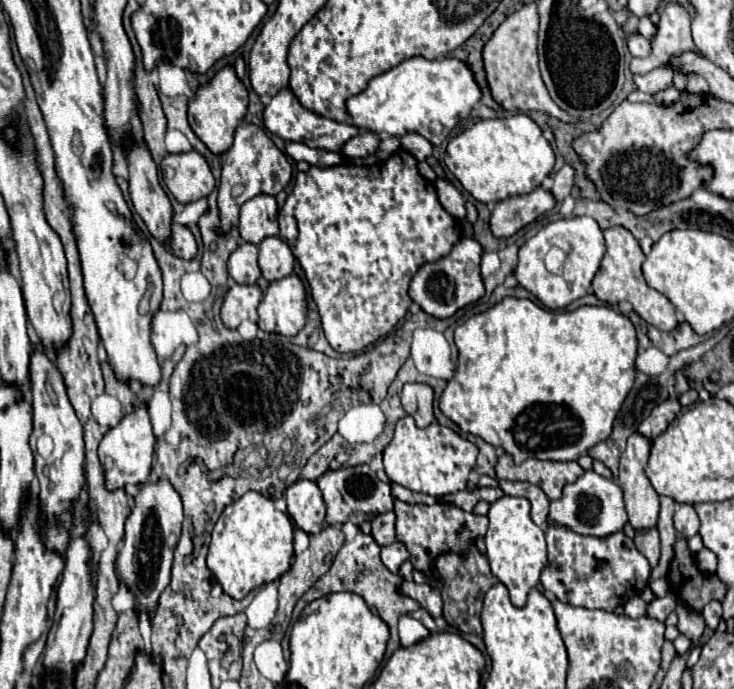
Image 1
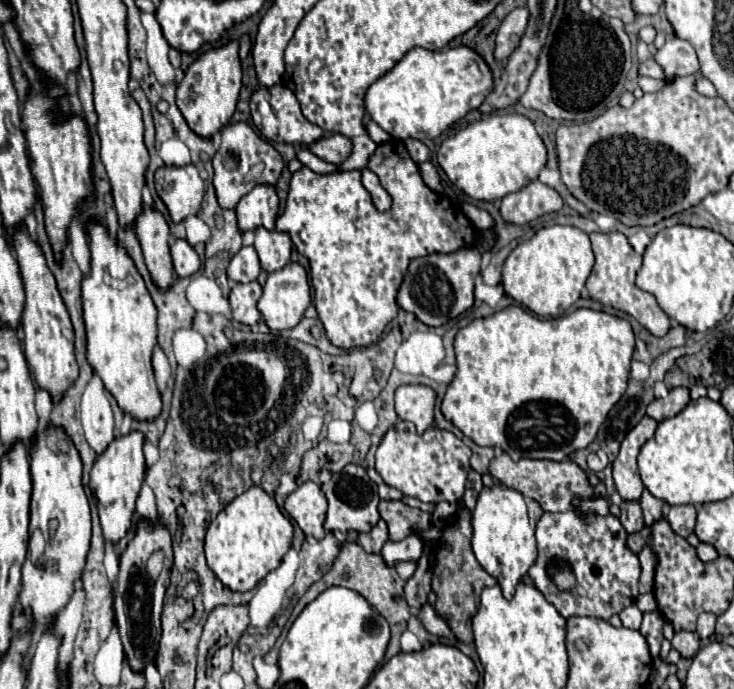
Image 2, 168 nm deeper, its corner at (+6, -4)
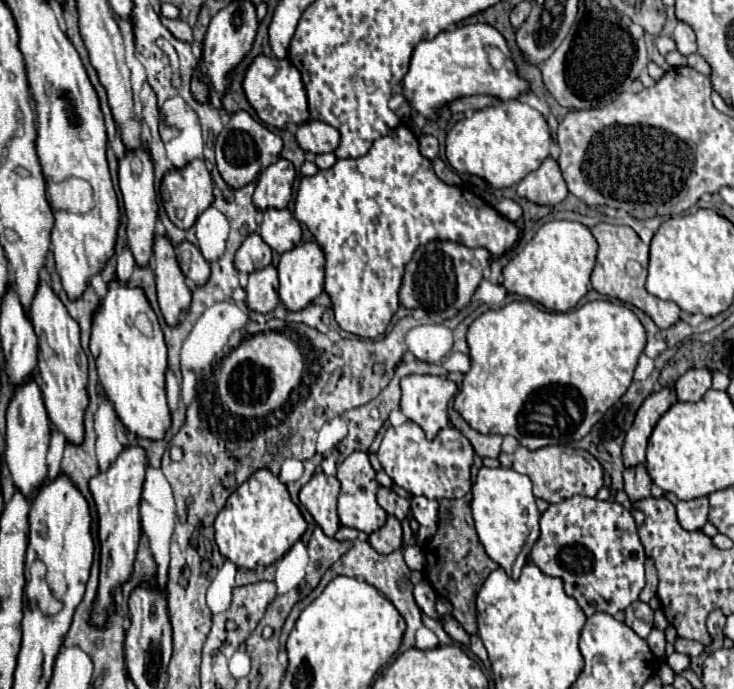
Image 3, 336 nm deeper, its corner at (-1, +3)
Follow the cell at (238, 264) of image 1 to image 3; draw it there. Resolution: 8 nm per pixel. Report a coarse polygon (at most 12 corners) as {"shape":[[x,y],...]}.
{"shape":[[258,233],[236,251],[234,267],[252,271],[268,267],[272,249]]}

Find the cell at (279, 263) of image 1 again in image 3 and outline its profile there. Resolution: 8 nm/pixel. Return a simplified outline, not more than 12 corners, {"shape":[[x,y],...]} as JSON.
{"shape":[[288,209],[264,211],[260,237],[282,255],[300,245],[302,229]]}

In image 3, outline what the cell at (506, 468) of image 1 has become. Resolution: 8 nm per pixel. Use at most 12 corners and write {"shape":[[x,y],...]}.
{"shape":[[548,445],[500,453],[534,495],[596,497],[602,467],[584,449]]}

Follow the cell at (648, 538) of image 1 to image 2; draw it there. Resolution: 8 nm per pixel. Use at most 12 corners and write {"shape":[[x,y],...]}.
{"shape":[[639,500],[621,502],[621,524],[629,534],[645,526]]}

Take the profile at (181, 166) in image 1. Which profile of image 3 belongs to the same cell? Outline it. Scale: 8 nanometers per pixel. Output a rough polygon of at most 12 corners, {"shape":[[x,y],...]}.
{"shape":[[204,159],[172,169],[160,185],[170,221],[190,229],[212,201]]}

